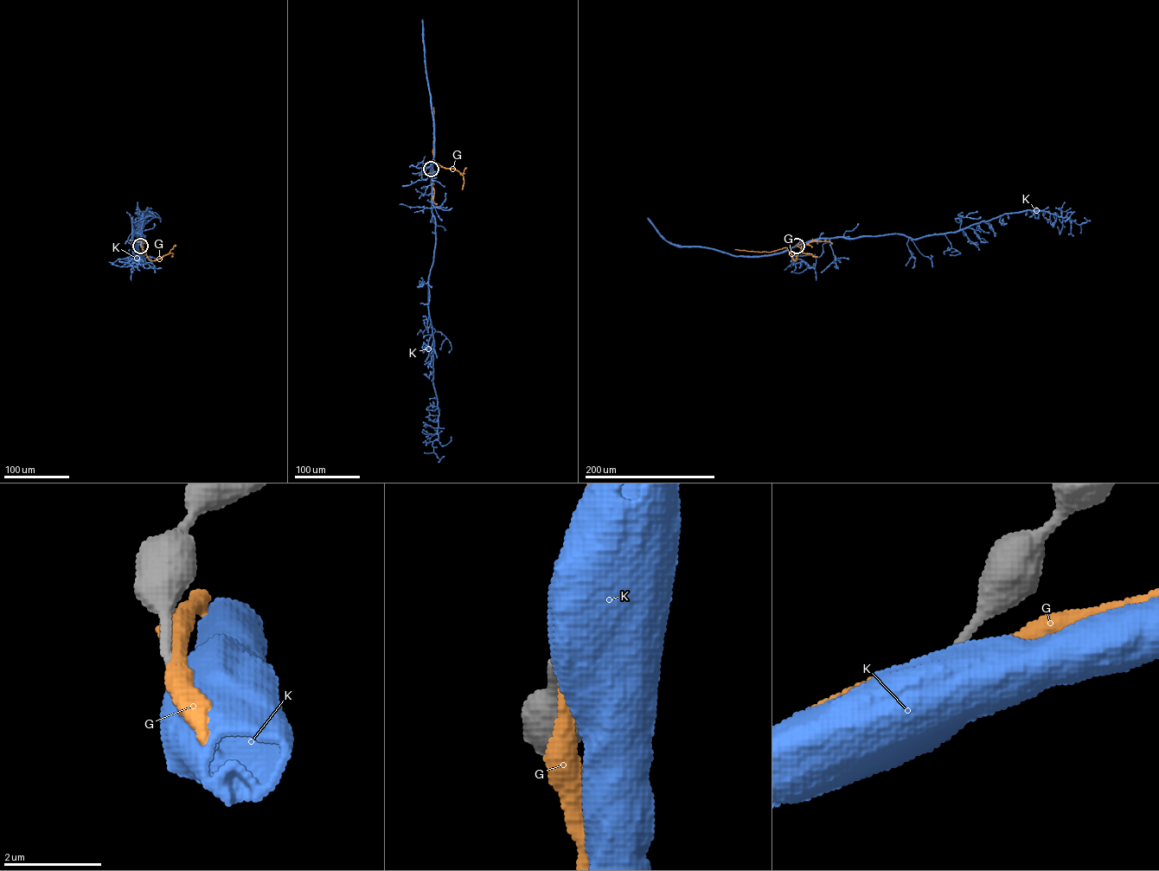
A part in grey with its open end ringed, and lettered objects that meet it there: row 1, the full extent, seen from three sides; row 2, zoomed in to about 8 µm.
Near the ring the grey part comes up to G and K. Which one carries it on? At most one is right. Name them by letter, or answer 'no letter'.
K

